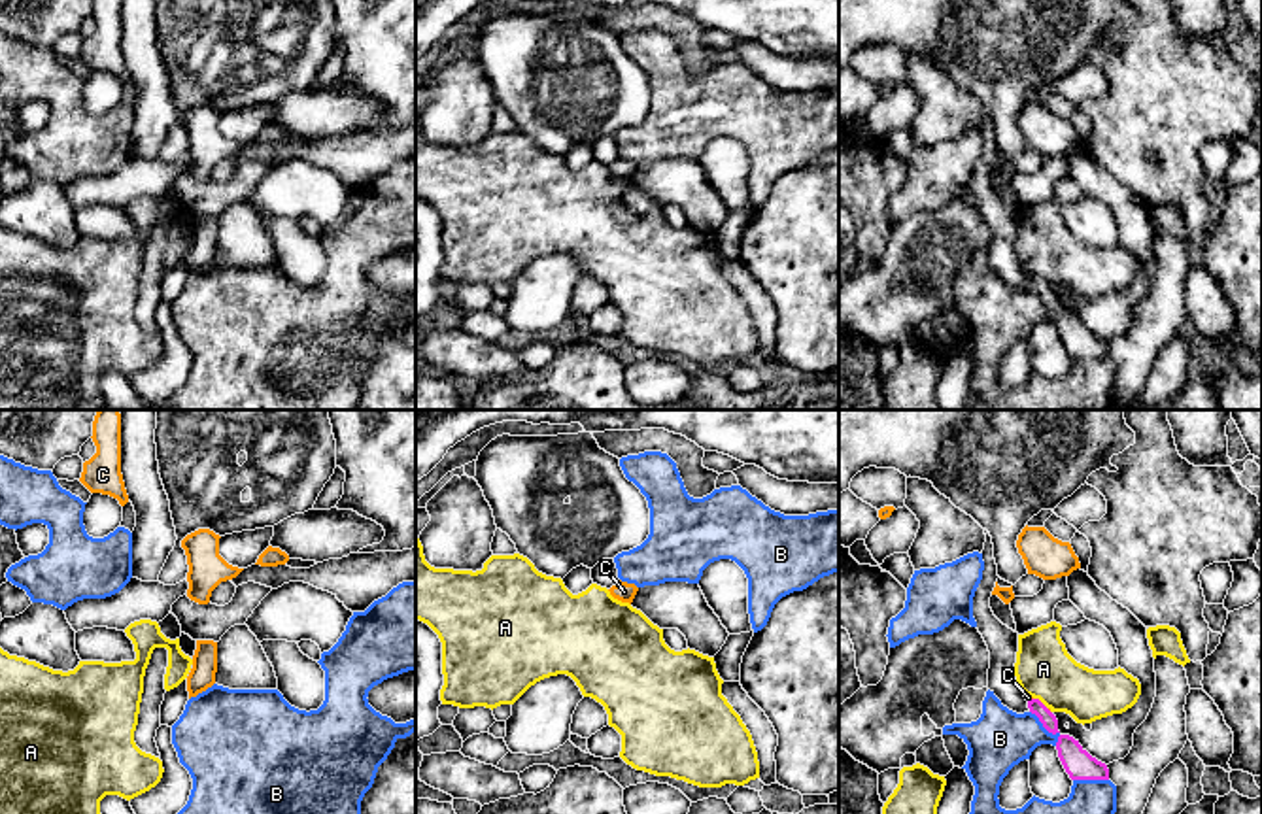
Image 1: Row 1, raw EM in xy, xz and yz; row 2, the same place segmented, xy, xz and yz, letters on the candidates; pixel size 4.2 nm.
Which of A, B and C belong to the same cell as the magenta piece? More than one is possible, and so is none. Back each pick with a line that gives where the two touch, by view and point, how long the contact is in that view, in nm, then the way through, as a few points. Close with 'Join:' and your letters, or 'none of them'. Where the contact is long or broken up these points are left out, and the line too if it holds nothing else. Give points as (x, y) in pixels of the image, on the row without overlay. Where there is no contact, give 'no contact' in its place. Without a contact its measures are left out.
C: meets magenta in yz at (1032, 276); contact 30 nm long; runs through yz (1047, 295), (1032, 276), (1028, 274)
Join: C

